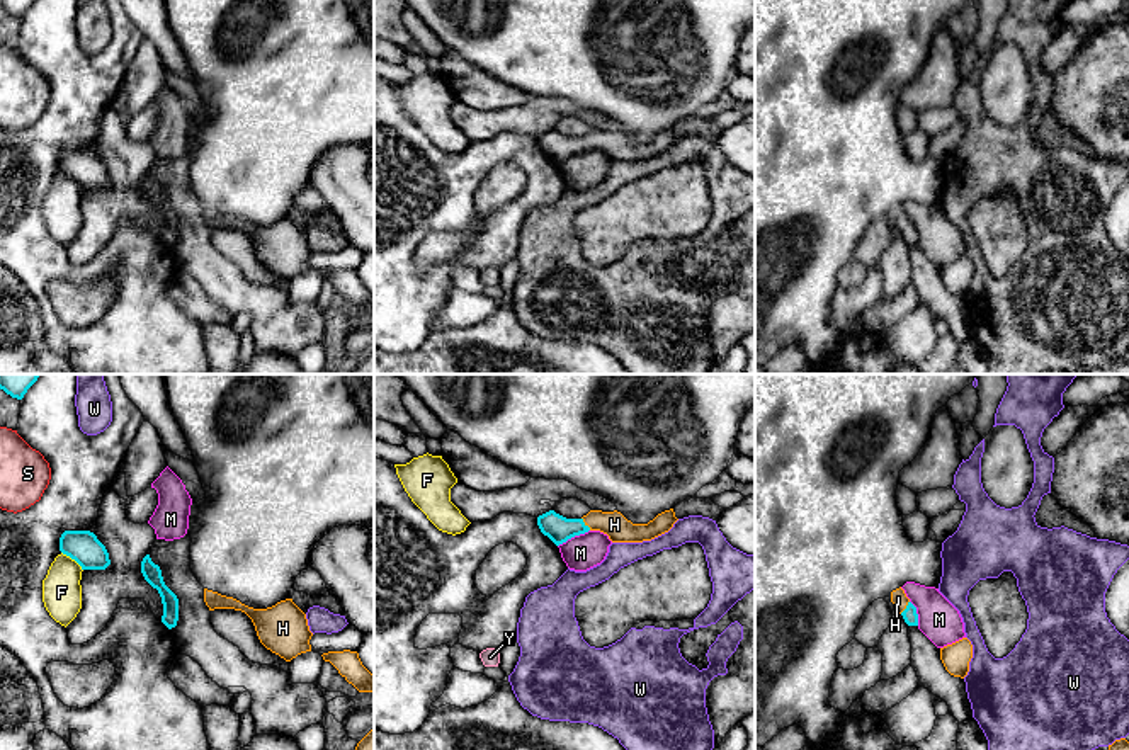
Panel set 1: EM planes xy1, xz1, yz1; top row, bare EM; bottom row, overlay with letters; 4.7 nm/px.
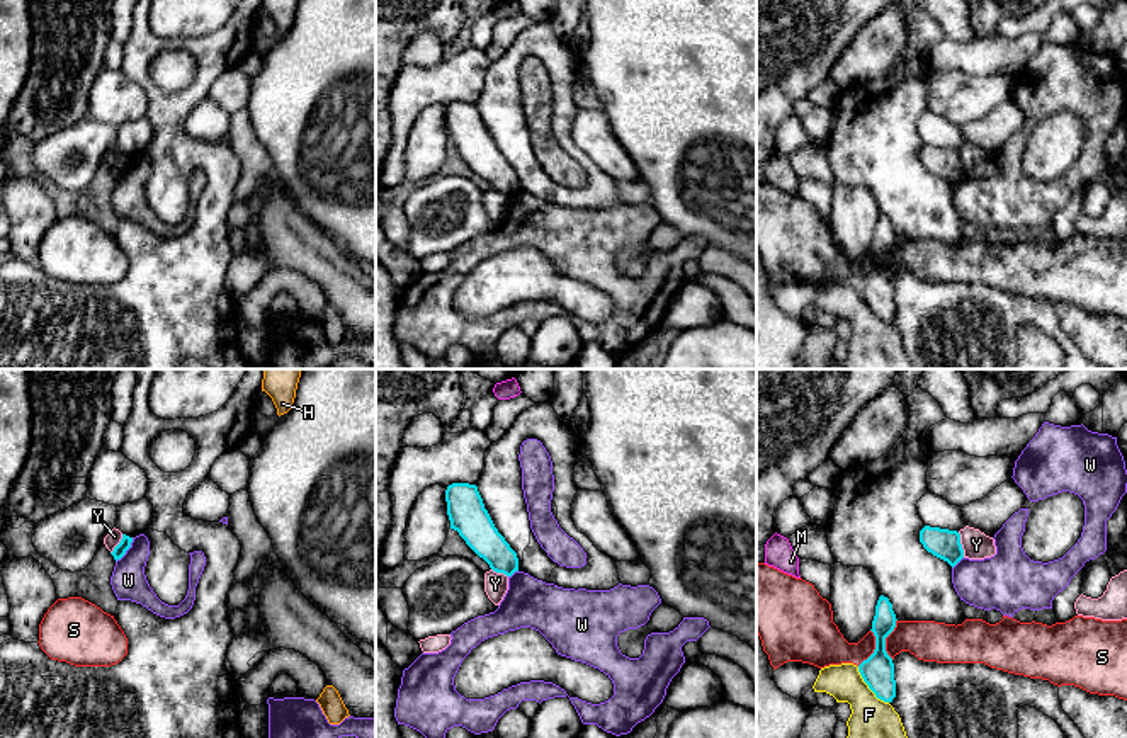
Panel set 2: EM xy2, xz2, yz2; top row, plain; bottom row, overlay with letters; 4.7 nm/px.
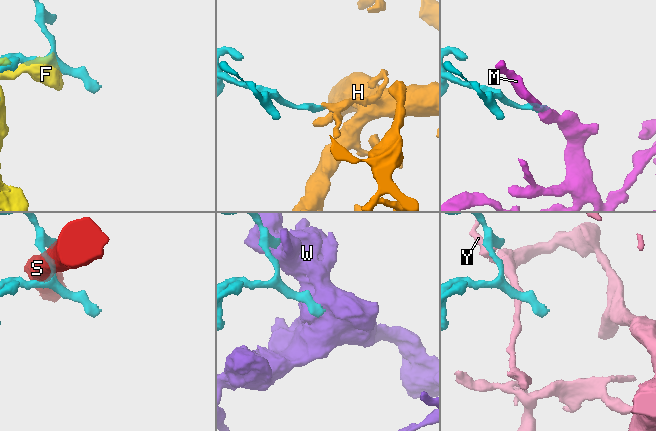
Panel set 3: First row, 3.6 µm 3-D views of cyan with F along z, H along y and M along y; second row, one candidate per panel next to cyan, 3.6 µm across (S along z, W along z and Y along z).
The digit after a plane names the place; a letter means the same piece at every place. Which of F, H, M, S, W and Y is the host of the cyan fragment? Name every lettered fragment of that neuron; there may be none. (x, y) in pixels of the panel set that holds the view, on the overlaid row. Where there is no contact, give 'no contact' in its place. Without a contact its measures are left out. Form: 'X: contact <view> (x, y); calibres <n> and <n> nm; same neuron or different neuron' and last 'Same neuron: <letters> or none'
F: contact yz2 (869, 687); calibres 160 and 190 nm; different neuron
H: contact xz1 (584, 524); calibres 120 and 120 nm; same neuron
M: contact xz1 (573, 536); calibres 120 and 170 nm; different neuron
S: contact yz2 (884, 640); calibres 160 and 190 nm; different neuron
W: contact xy2 (128, 548); calibres 60 and 170 nm; different neuron
Y: contact yz2 (961, 544); calibres 140 and 140 nm; different neuron
Same neuron: H

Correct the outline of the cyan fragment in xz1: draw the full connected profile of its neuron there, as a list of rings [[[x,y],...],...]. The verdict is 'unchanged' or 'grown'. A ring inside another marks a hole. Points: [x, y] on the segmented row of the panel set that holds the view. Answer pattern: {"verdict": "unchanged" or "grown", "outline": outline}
{"verdict": "grown", "outline": [[[673,509],[658,514],[648,524],[633,524],[621,512],[590,510],[582,519],[566,519],[554,510],[537,517],[537,526],[556,546],[588,531],[600,531],[612,543],[643,543],[668,532],[678,519]]]}

